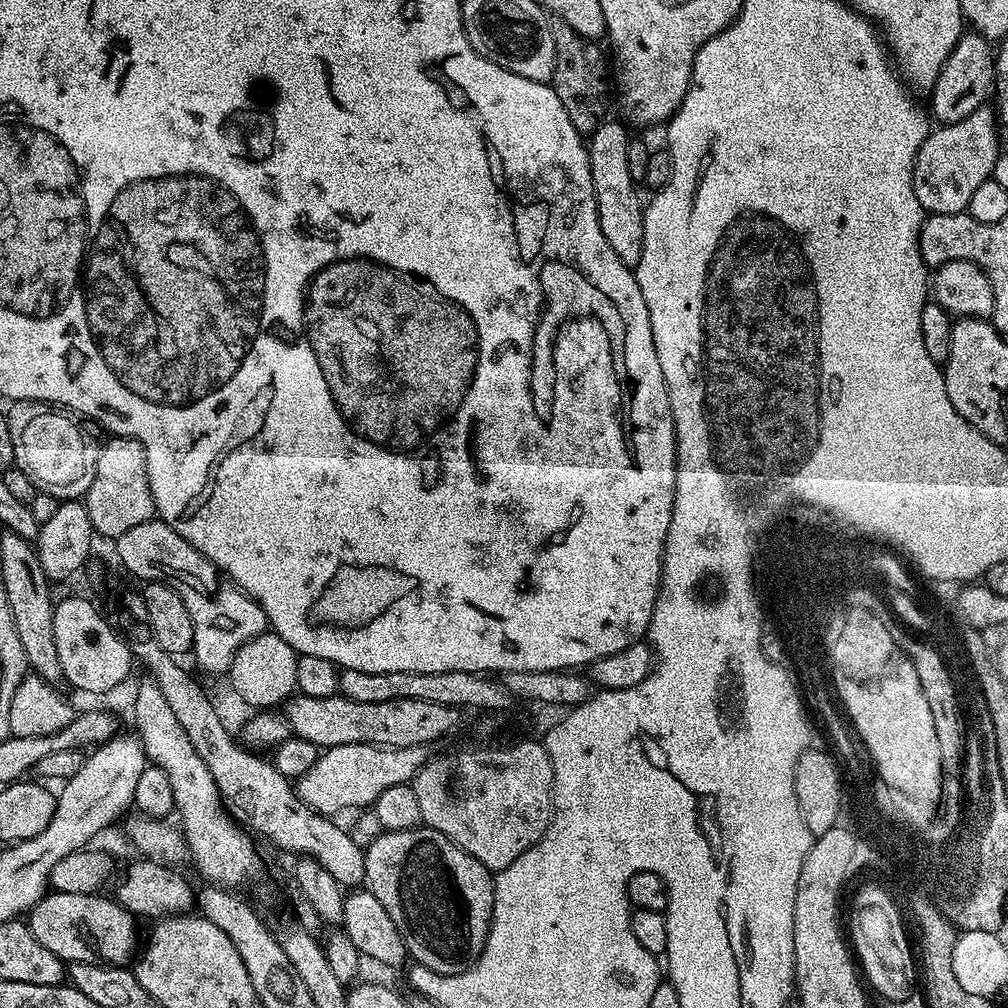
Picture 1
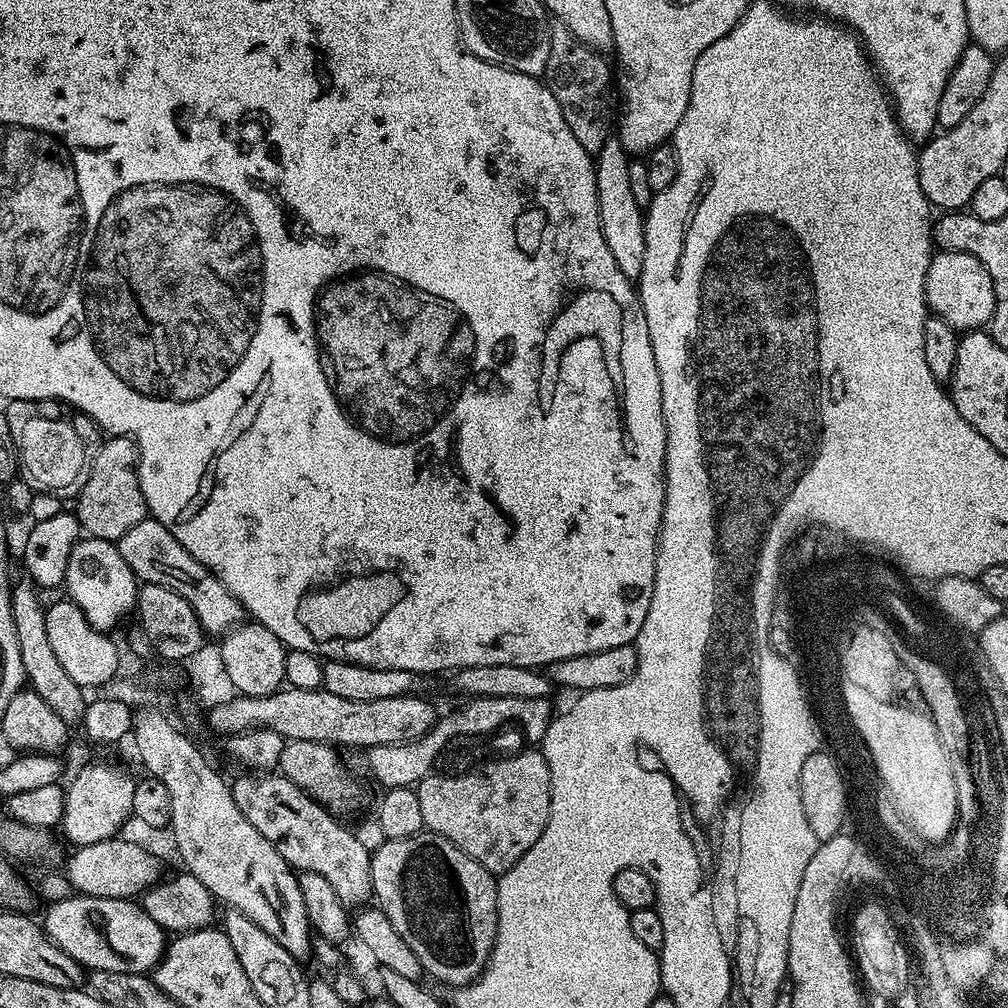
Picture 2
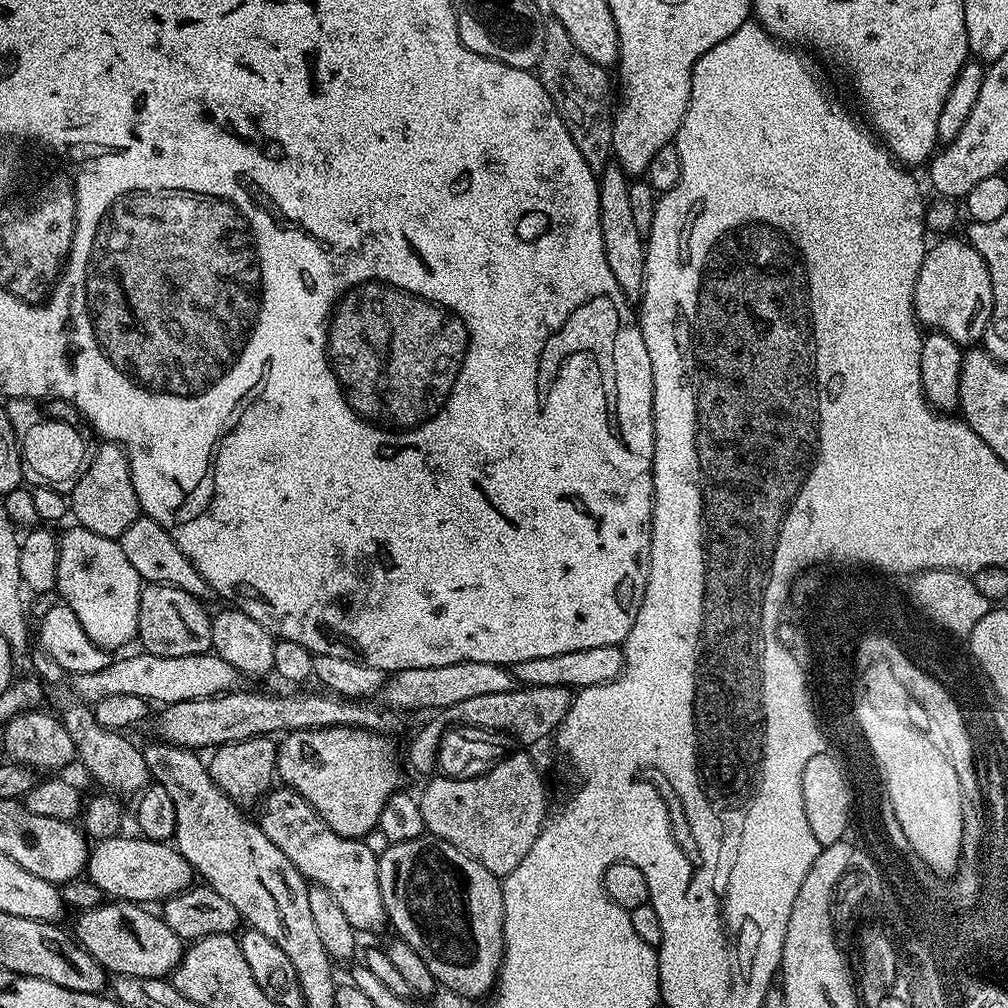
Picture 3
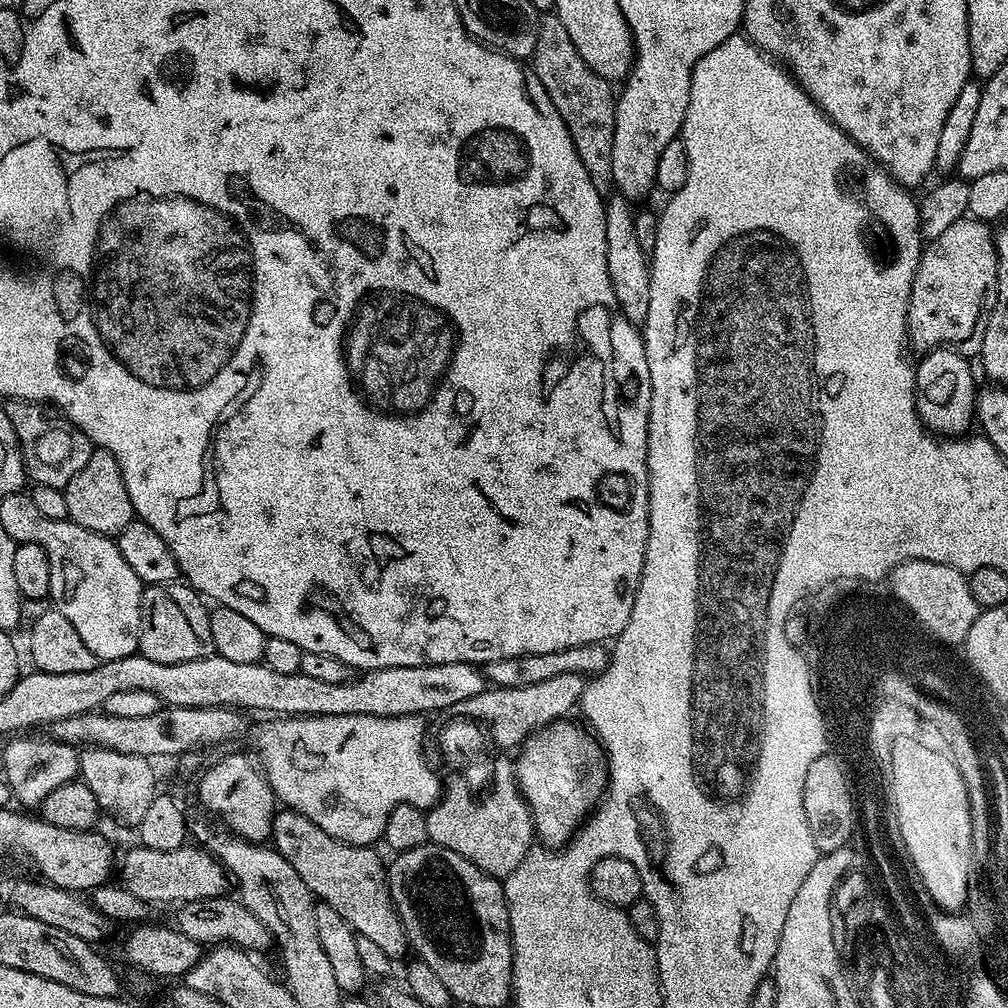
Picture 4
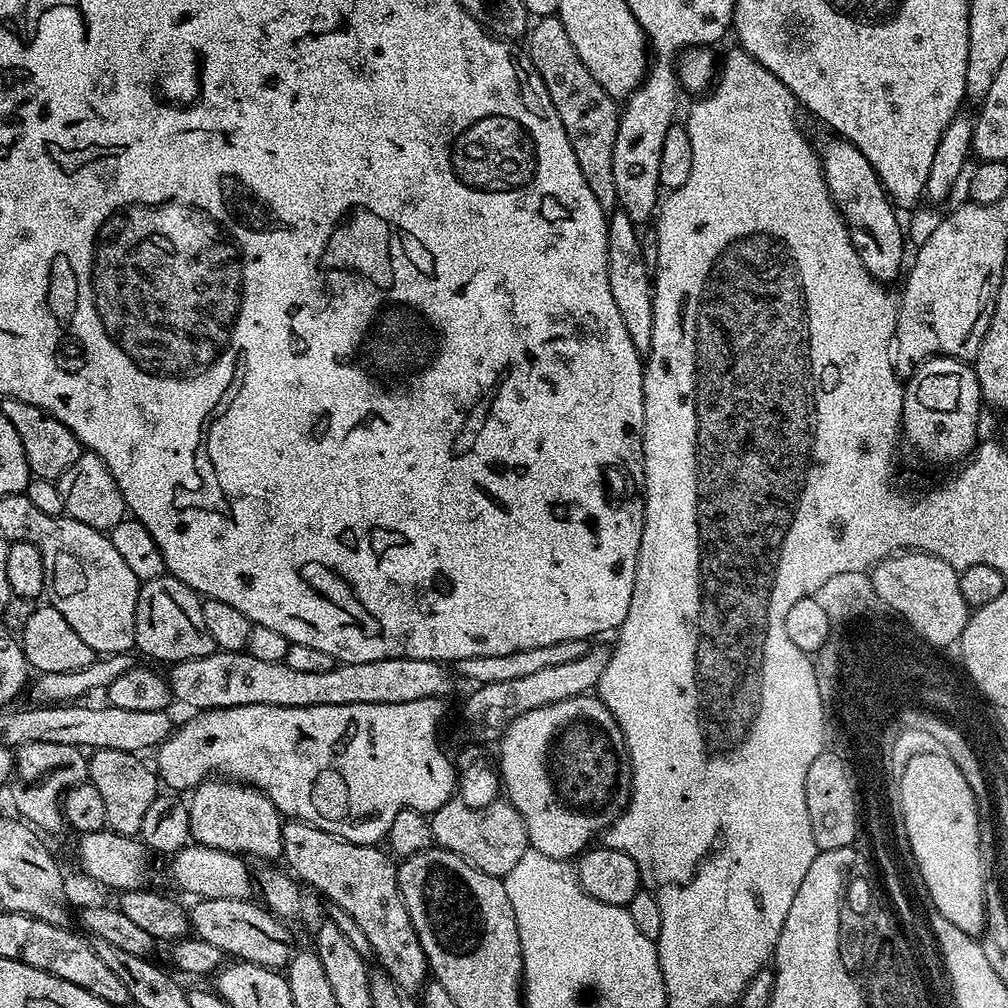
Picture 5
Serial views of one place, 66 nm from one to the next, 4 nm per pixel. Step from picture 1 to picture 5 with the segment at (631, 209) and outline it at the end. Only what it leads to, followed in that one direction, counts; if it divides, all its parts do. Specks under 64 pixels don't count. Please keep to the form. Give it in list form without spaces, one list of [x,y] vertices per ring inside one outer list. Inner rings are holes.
[[[619,210],[608,216],[608,277],[610,278],[610,294],[618,305],[618,314],[622,314],[622,322],[626,325],[626,334],[630,334],[630,342],[641,354],[647,354],[652,348],[654,334],[654,310],[652,309],[653,277],[648,276],[645,259],[642,258],[638,226],[631,218]]]

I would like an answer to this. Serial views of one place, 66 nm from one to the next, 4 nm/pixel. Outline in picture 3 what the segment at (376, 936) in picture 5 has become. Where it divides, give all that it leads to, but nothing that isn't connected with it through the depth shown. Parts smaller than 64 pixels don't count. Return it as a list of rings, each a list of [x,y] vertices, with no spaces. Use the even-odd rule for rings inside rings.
[[[287,786],[273,787],[268,795],[263,797],[259,808],[258,823],[262,834],[266,834],[266,838],[270,838],[270,842],[274,842],[274,846],[278,846],[278,850],[282,850],[282,854],[286,854],[290,862],[294,862],[294,866],[304,875],[309,885],[325,888],[330,892],[331,897],[338,902],[338,907],[346,913],[350,926],[361,933],[376,932],[380,927],[385,927],[386,913],[382,902],[382,890],[378,886],[378,858],[374,850],[370,850],[370,846],[364,844],[363,839],[345,840],[342,834],[330,830],[323,818],[316,815],[310,802],[306,802],[302,794]]]

